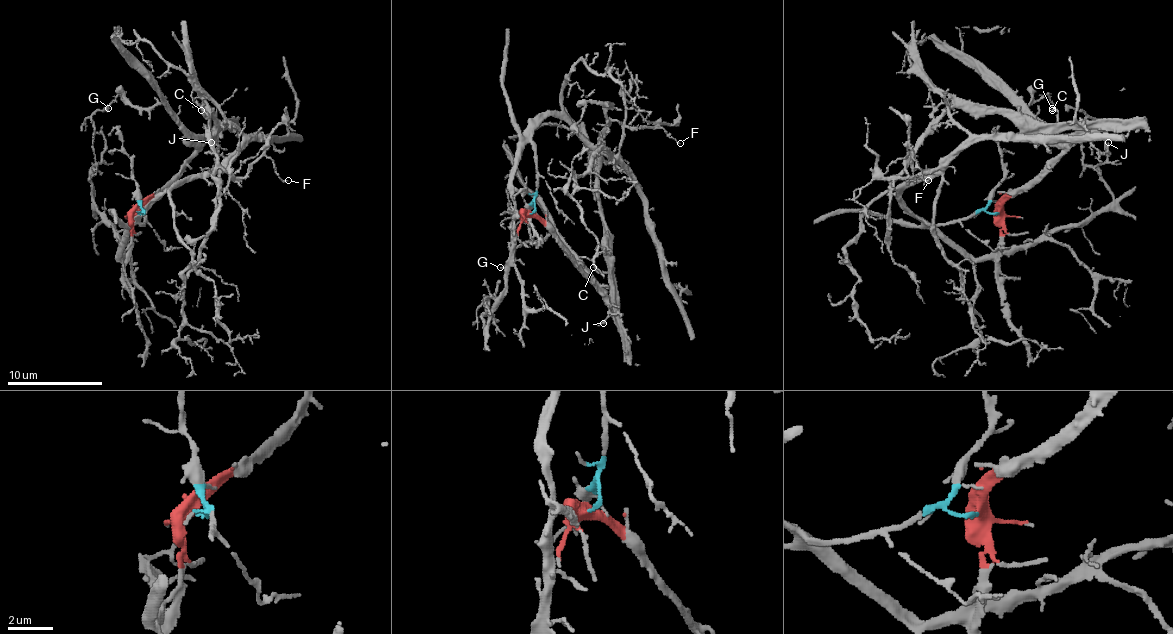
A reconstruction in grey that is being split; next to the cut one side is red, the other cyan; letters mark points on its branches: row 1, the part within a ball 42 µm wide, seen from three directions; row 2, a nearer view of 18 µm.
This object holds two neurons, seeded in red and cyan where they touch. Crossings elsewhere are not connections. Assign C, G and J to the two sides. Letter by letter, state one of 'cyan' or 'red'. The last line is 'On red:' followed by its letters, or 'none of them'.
C: red
G: red
J: red
On red: C, G, J

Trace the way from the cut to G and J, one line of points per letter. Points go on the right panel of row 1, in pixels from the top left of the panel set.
G: (1000, 213), (1000, 206), (1045, 168), (1062, 146), (1019, 104), (1026, 108), (1048, 94), (1052, 108)
J: (1000, 213), (1007, 199), (1083, 137), (1100, 151), (1107, 149), (1107, 142)

